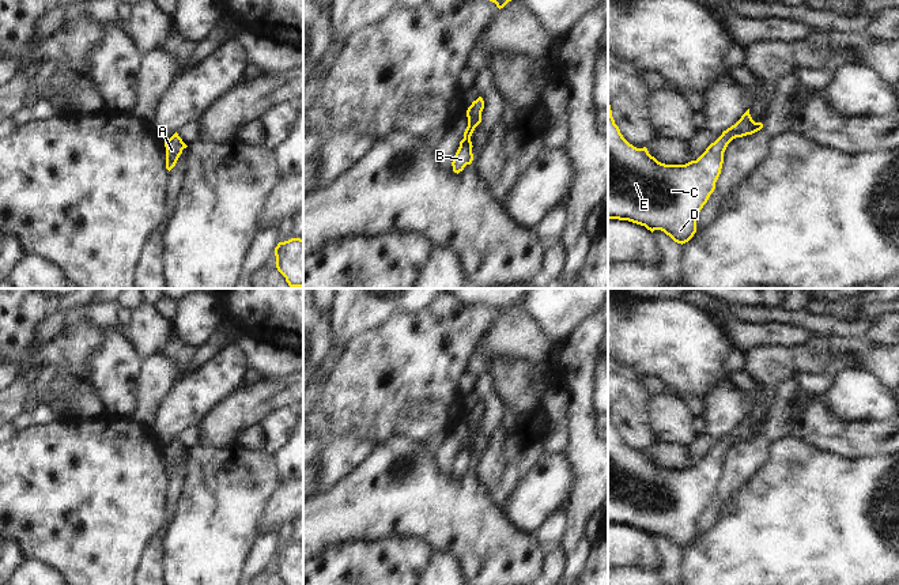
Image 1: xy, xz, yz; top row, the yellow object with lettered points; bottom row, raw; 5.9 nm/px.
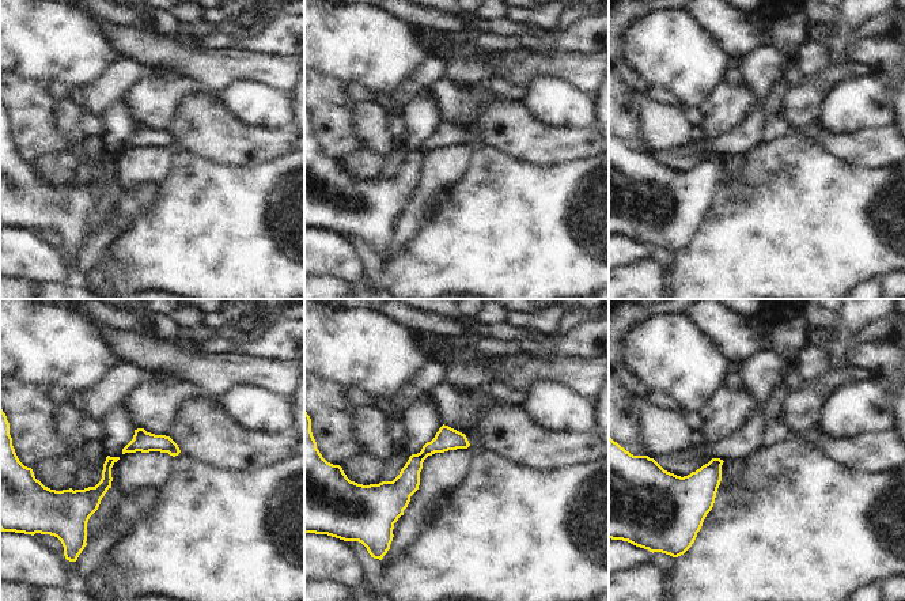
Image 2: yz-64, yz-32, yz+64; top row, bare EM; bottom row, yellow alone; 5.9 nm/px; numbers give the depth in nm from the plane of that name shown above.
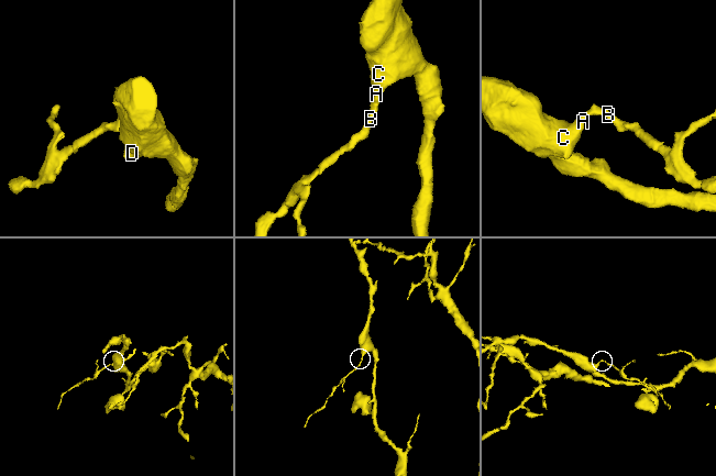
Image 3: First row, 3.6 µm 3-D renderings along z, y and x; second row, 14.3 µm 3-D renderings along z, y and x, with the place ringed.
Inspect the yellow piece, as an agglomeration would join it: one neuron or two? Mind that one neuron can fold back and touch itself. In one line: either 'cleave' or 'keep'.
keep

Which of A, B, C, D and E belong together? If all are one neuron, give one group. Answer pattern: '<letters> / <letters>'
A B C D E

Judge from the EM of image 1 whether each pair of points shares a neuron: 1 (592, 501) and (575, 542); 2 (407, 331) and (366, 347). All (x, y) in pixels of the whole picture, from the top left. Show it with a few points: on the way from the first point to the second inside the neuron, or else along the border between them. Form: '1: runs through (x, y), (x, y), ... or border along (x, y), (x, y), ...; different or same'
1: runs through (582, 510), (577, 516), (575, 532); same
2: runs through (397, 340), (391, 347), (376, 347); same

